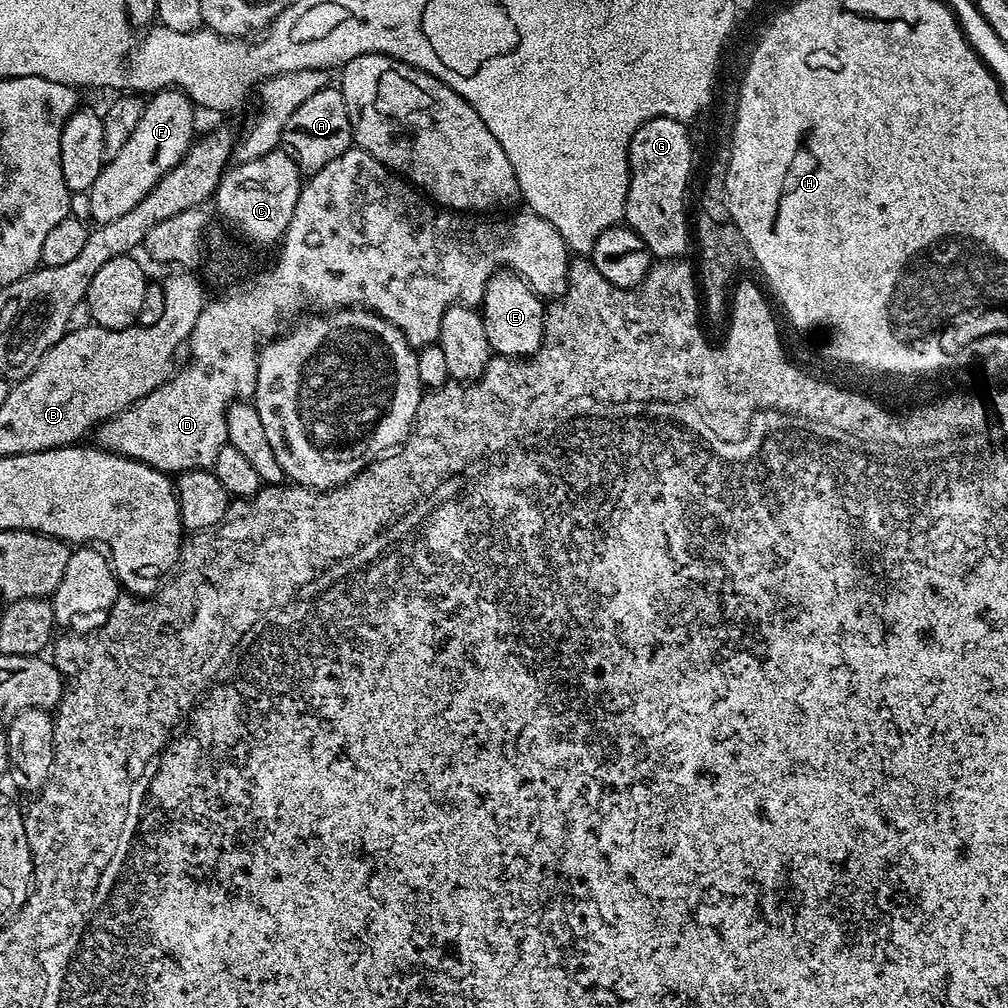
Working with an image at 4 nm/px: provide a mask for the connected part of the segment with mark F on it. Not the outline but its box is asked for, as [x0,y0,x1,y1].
[86,90,194,225]

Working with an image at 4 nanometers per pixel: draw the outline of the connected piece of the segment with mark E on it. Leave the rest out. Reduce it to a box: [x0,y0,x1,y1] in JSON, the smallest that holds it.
[482,270,546,358]

